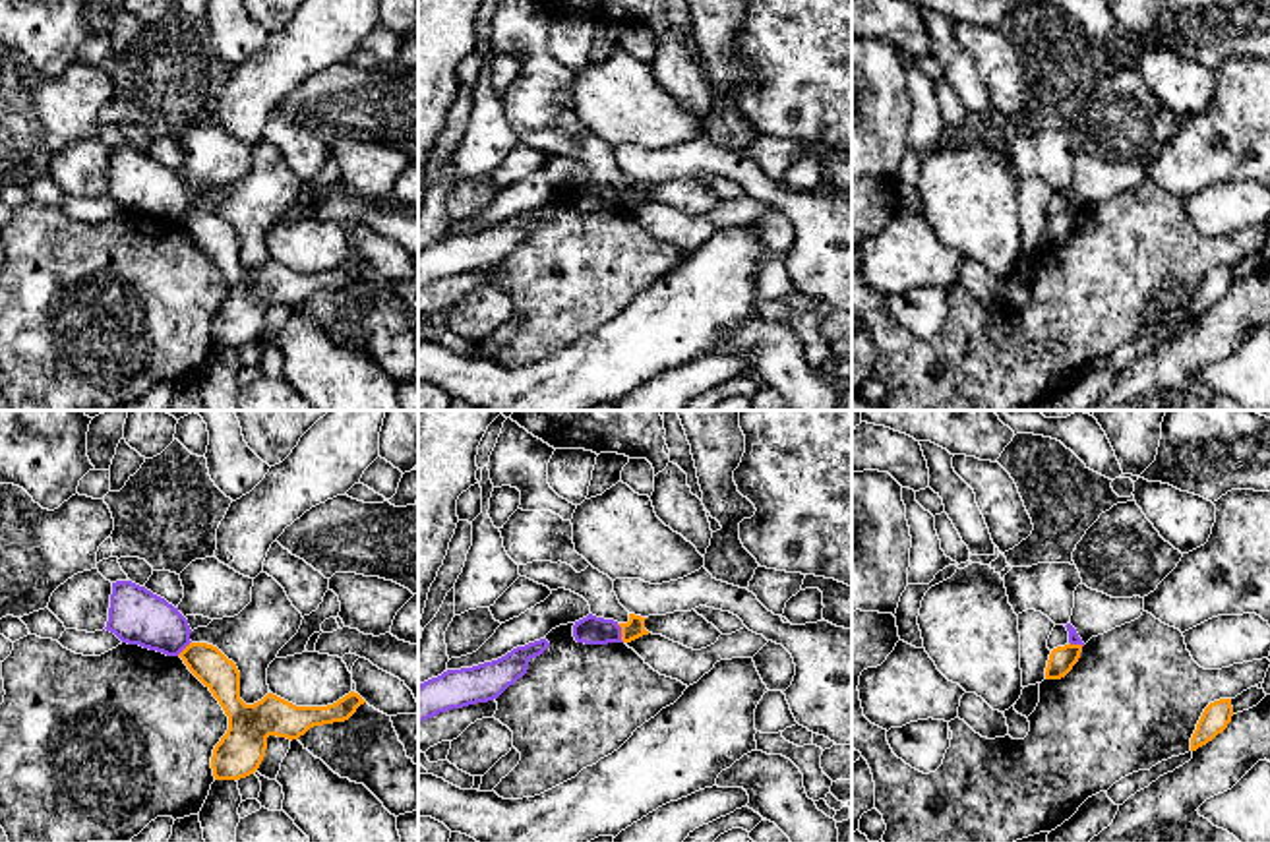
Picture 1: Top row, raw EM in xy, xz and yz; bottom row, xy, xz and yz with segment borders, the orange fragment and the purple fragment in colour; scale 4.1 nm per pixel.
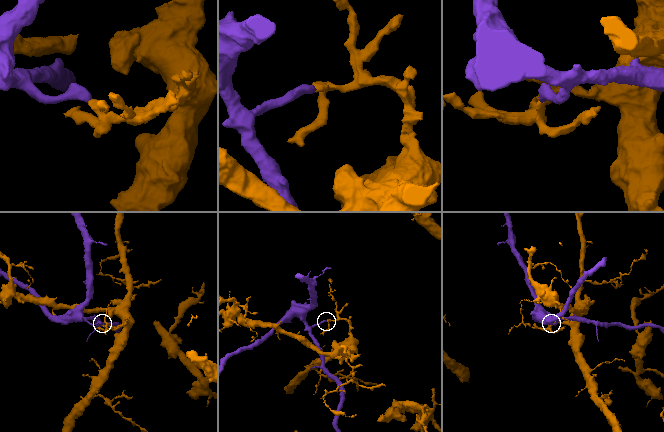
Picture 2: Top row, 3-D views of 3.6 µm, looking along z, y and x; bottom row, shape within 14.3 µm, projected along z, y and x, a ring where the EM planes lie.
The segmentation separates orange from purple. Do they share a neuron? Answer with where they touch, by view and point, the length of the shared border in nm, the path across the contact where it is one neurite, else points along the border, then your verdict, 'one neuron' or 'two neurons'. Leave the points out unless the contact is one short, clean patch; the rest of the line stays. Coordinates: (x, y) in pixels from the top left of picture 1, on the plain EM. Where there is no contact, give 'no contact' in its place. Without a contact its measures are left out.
contact xz (622, 200); length 90 nm; border xz (616, 190), (624, 208); two neurons

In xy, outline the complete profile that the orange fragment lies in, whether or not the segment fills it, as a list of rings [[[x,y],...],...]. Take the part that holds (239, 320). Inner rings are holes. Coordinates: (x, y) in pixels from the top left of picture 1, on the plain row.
[[[190,209],[178,223],[228,283],[228,296],[211,323],[215,346],[240,346],[254,341],[265,323],[269,302],[298,306],[314,292],[348,286],[366,269],[350,257],[327,273],[296,273],[273,259],[246,271],[240,265],[240,238],[217,213]]]

